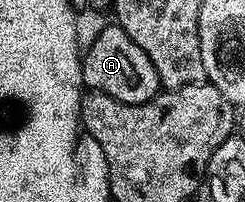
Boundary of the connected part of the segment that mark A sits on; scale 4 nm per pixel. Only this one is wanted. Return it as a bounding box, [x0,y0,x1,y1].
[82,24,160,104]

